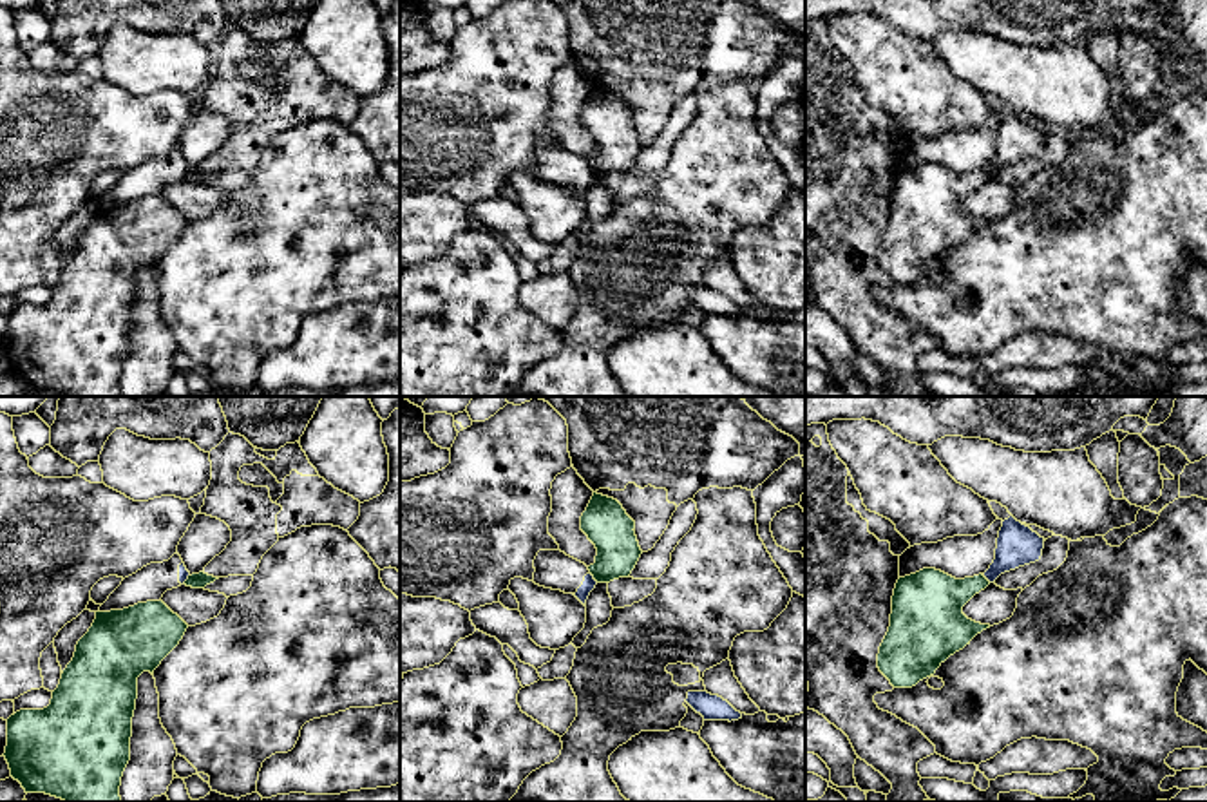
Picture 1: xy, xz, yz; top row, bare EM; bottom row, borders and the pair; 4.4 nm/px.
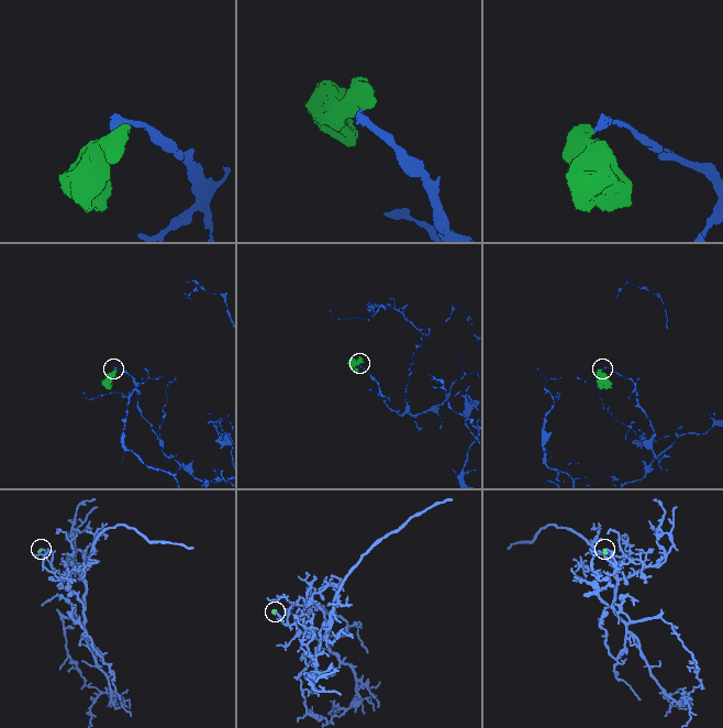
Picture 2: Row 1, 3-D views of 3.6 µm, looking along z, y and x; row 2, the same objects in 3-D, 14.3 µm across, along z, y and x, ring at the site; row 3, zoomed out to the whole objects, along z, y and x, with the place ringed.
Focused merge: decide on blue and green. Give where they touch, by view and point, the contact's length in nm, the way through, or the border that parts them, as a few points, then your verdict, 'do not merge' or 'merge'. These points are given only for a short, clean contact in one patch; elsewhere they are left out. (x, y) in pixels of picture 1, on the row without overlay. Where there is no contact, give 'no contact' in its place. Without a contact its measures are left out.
xz (592, 172) | 60 nm | along xz (590, 167), (598, 176) | do not merge

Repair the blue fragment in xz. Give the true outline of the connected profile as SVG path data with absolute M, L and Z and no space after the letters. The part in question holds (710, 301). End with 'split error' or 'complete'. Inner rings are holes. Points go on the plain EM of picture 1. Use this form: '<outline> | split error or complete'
M688 286L686 297L704 311L704 315L738 315L742 308L718 290L704 286Z | complete

